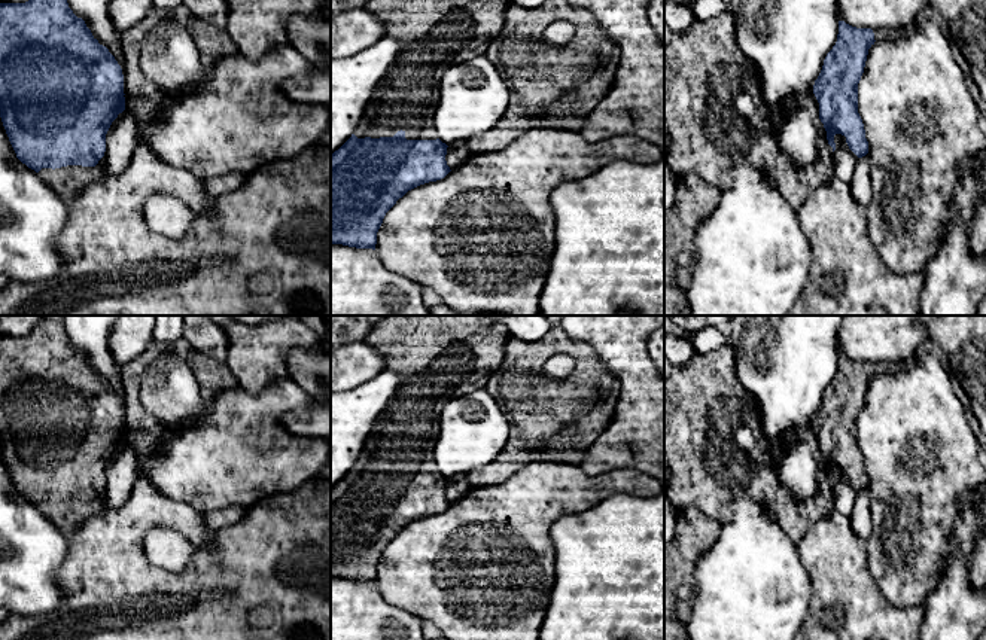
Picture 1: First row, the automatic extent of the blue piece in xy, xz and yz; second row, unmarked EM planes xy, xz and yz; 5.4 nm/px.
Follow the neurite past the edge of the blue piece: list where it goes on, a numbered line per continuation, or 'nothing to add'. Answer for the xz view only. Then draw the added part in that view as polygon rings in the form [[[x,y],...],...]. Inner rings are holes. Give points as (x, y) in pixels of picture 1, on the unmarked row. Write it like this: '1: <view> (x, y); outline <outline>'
1: xz (438, 357); outline [[[383,316],[366,342],[401,383],[353,467],[357,472],[380,472],[402,463],[407,473],[436,473],[433,441],[439,420],[433,415],[448,400],[487,387],[492,375],[502,371],[509,336],[509,329],[492,316]]]

